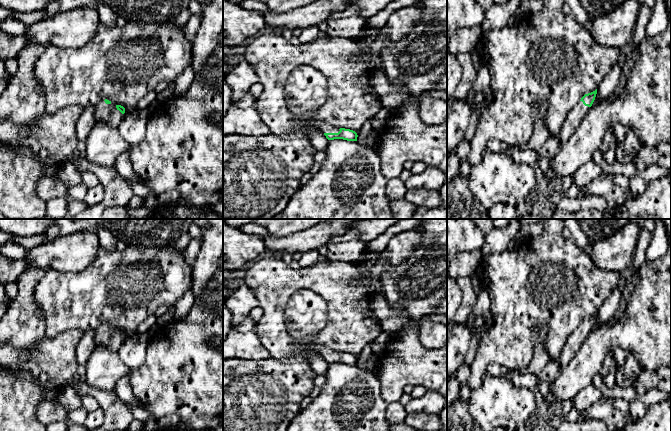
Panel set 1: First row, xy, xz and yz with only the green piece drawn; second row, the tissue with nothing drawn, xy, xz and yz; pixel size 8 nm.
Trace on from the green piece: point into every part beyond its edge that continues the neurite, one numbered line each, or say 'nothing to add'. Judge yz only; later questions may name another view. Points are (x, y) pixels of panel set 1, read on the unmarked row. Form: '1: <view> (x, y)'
1: yz (573, 343)

